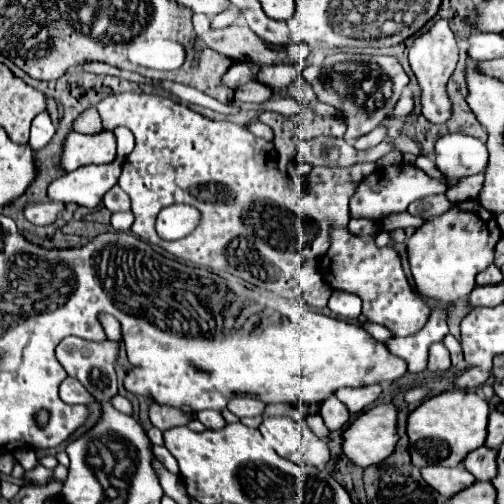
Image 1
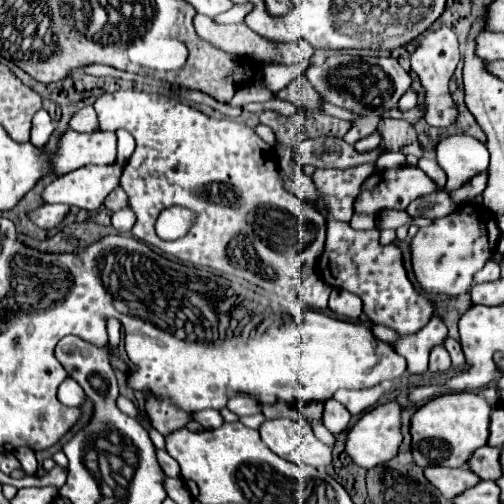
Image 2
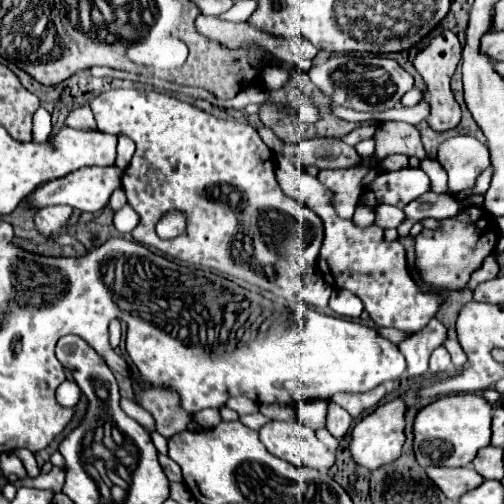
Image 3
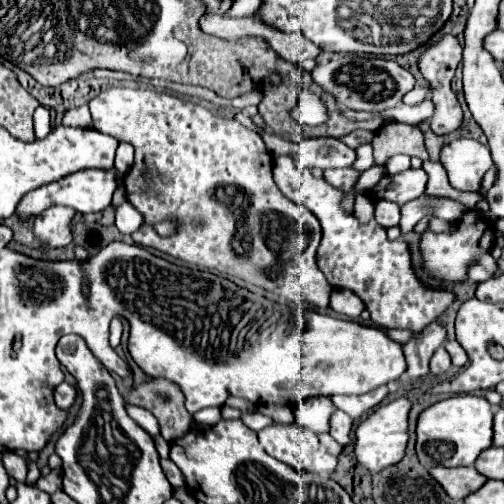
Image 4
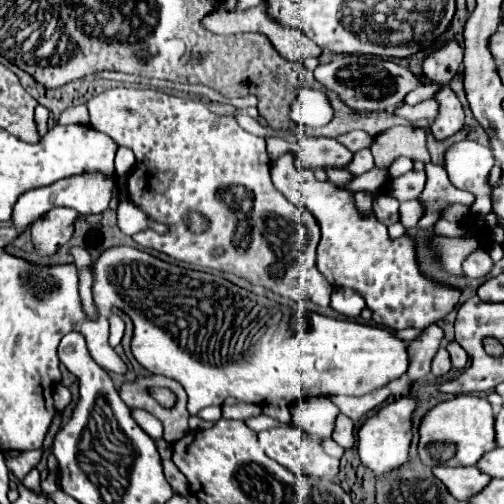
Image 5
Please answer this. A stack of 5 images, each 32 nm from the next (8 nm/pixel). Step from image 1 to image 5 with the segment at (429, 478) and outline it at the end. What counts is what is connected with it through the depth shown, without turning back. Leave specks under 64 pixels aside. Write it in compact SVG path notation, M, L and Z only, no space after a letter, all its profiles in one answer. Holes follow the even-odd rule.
M436 466L432 468L432 474L448 488L448 492L456 500L468 500L490 482L490 476L482 474L476 466L468 466L468 468Z

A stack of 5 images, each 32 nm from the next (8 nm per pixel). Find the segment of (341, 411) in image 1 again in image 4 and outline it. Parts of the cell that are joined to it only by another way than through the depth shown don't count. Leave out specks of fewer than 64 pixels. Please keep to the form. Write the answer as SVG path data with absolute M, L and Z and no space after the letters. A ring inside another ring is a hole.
M334 408L330 416L330 436L342 446L352 442L352 418L346 412L340 412L340 408Z

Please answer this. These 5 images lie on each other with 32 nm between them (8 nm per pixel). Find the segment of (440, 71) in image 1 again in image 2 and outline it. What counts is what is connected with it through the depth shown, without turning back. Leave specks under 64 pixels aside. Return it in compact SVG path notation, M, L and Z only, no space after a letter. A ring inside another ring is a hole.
M436 22L432 28L428 28L428 32L416 38L416 46L410 52L410 64L424 88L424 118L430 126L442 128L452 124L456 118L456 104L448 94L448 82L456 70L458 60L460 60L458 40L456 40L456 34L446 24Z

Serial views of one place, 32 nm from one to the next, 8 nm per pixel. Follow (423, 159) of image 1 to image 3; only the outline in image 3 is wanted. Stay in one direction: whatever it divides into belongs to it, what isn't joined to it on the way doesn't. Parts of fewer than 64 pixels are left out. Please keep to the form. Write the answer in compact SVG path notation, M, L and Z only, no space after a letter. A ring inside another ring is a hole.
M424 158L424 160L420 162L420 168L430 176L430 180L432 180L432 192L436 192L436 194L440 194L440 192L452 194L452 192L448 190L448 186L446 186L446 172L444 172L444 168L438 164L438 160L434 160L434 158Z

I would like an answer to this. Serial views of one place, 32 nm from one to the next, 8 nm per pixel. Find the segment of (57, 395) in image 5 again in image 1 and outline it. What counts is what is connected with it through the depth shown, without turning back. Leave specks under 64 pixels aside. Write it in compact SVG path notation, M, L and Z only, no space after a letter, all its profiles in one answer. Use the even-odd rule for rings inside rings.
M68 376L62 384L60 384L60 398L66 404L92 404L98 402L76 378Z

